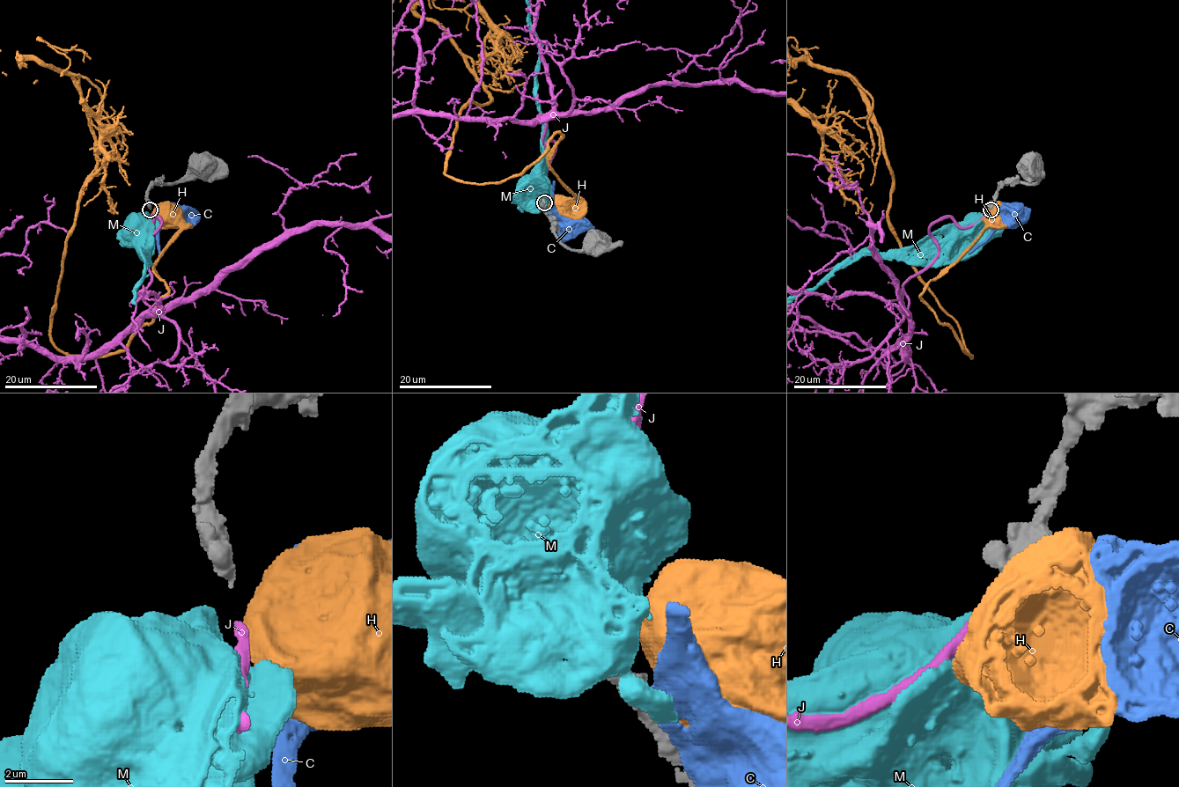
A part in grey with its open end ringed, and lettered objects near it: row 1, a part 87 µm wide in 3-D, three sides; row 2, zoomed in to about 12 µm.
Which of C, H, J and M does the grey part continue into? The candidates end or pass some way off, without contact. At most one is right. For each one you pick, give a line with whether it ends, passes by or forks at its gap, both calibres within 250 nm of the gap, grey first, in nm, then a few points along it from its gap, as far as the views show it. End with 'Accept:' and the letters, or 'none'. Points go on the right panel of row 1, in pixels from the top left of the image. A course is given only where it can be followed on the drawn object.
J: it ends there; 400 nm thick on the grey side, 280 nm on the other
Accept: J

